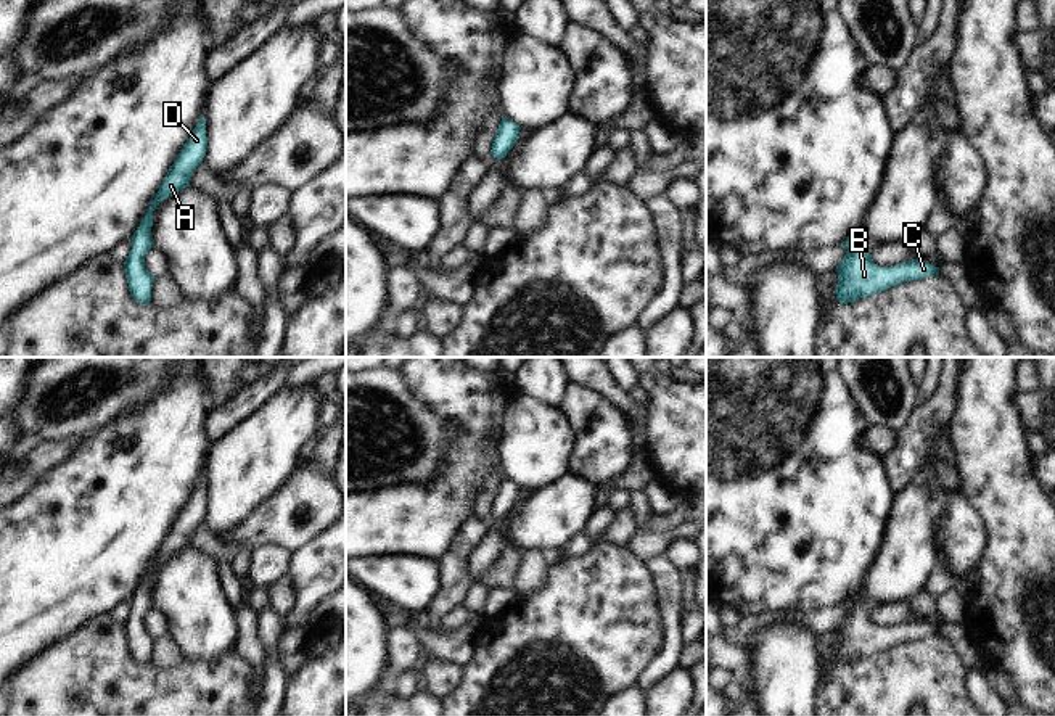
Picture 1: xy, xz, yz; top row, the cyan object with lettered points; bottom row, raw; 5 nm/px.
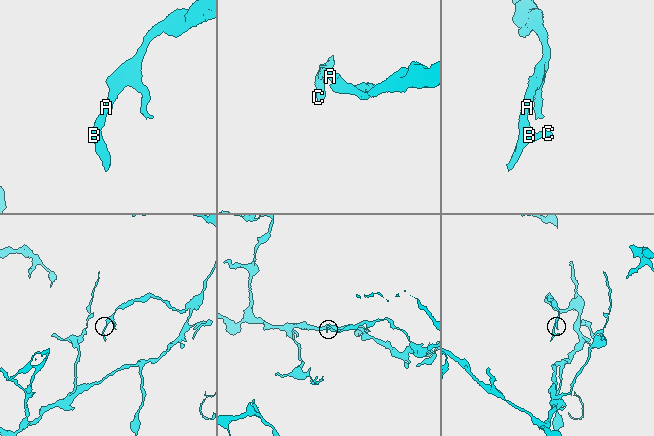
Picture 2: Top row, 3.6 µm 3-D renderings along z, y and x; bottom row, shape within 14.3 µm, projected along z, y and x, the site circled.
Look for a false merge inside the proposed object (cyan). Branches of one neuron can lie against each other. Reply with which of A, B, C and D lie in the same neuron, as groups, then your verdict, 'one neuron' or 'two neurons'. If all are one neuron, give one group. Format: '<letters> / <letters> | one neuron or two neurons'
A B C D | one neuron

